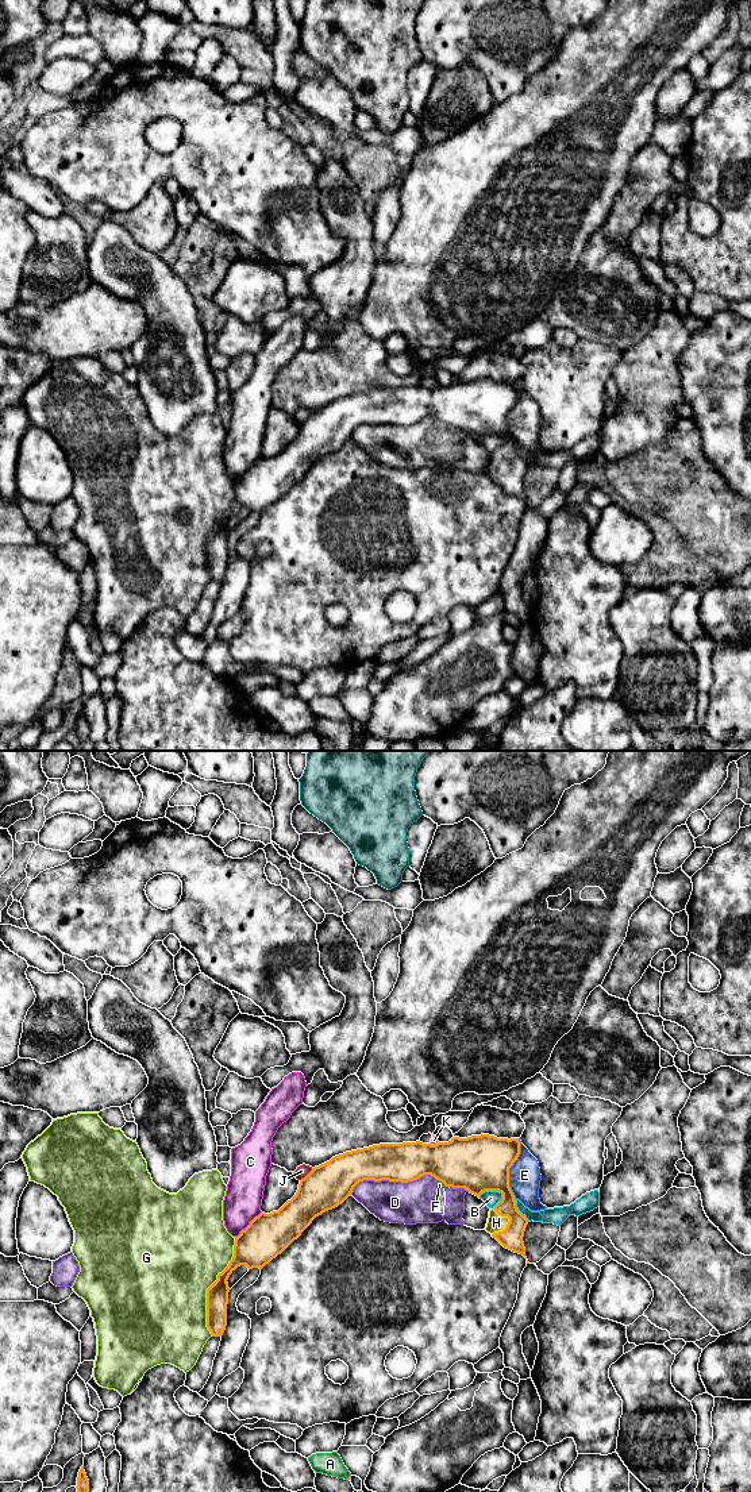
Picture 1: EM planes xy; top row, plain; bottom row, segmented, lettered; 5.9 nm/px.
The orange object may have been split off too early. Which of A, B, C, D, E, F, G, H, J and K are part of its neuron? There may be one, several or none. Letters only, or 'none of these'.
H

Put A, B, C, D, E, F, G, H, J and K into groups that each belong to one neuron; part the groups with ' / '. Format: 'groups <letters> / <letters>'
groups A / B / C / D F / E / G / H / J / K

